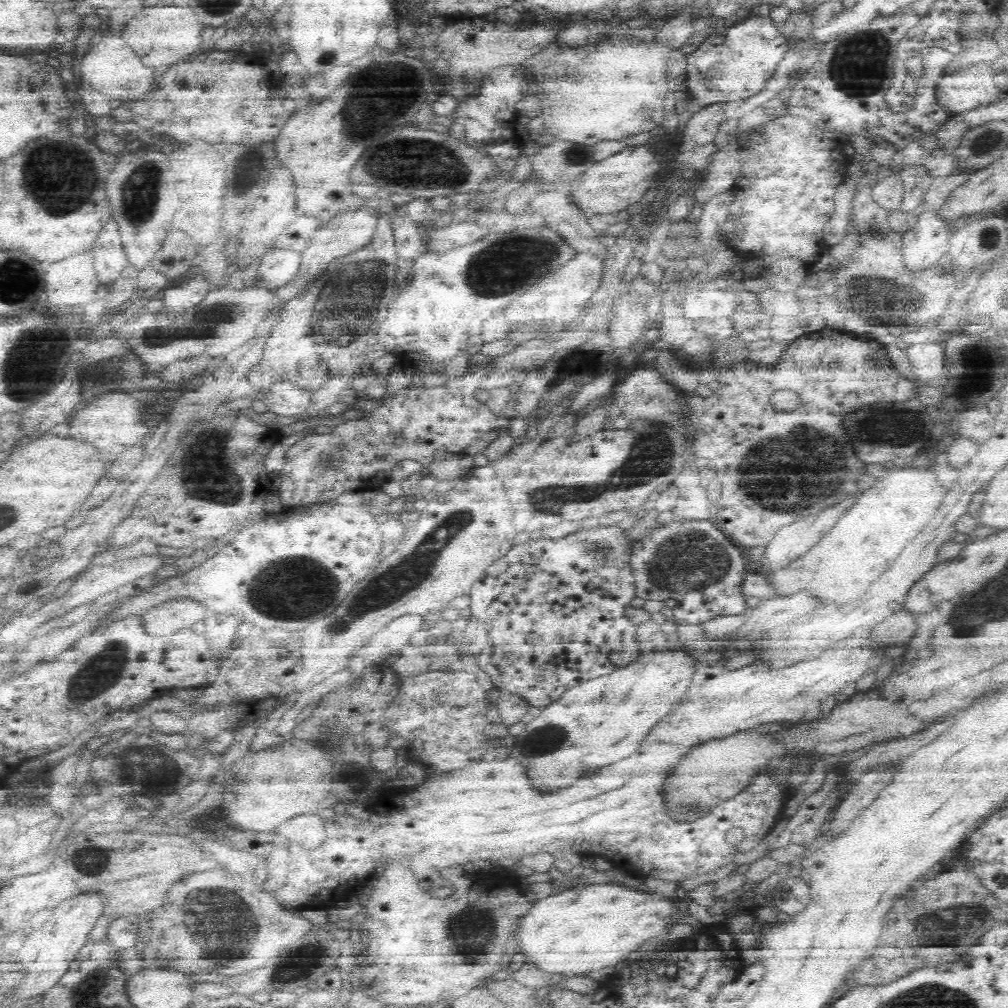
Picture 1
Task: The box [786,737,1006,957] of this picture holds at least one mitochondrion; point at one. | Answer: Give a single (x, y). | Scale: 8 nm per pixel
(946, 926)

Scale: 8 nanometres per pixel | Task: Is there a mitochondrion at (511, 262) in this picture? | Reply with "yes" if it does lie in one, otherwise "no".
yes

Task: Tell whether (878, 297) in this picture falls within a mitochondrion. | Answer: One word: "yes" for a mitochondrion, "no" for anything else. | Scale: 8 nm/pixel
yes

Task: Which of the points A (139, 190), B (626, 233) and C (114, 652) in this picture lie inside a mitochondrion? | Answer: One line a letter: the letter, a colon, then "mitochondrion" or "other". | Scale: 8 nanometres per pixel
A: mitochondrion
B: other
C: mitochondrion

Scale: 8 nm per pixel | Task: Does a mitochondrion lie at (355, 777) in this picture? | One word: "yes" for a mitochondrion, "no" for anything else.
yes

